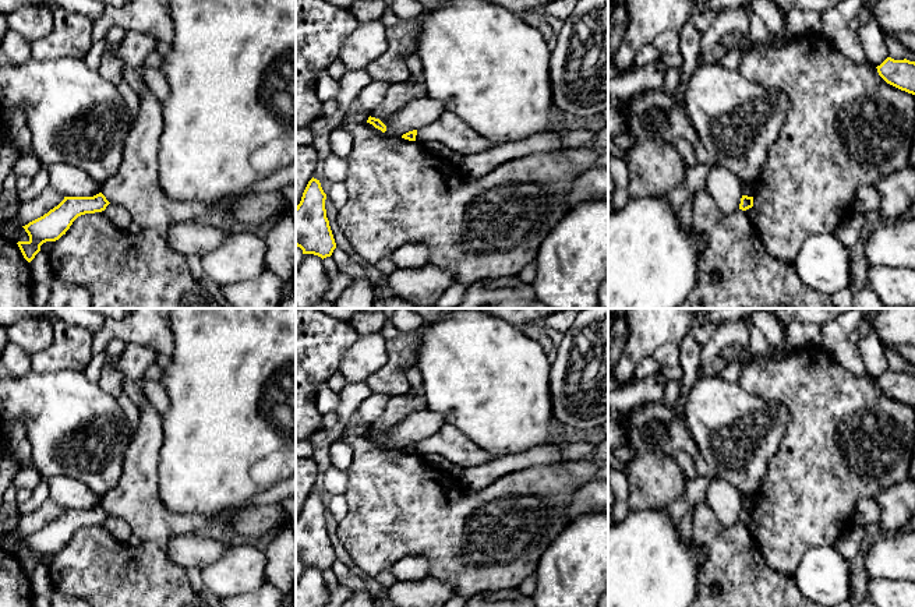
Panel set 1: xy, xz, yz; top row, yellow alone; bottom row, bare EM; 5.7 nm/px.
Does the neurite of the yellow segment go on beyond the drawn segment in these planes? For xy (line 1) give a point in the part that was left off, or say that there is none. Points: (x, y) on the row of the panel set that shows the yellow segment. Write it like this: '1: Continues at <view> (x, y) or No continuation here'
1: No continuation here

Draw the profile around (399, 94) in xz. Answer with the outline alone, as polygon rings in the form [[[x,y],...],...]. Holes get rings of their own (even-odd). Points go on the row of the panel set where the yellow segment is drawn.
[[[392,82],[384,99],[371,110],[370,116],[375,119],[395,116],[409,102],[423,96],[427,96],[427,88],[423,82]]]

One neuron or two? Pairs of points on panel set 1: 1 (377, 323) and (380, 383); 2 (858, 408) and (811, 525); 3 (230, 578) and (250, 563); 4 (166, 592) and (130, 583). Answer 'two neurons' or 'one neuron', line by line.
1: two neurons
2: one neuron
3: one neuron
4: one neuron

